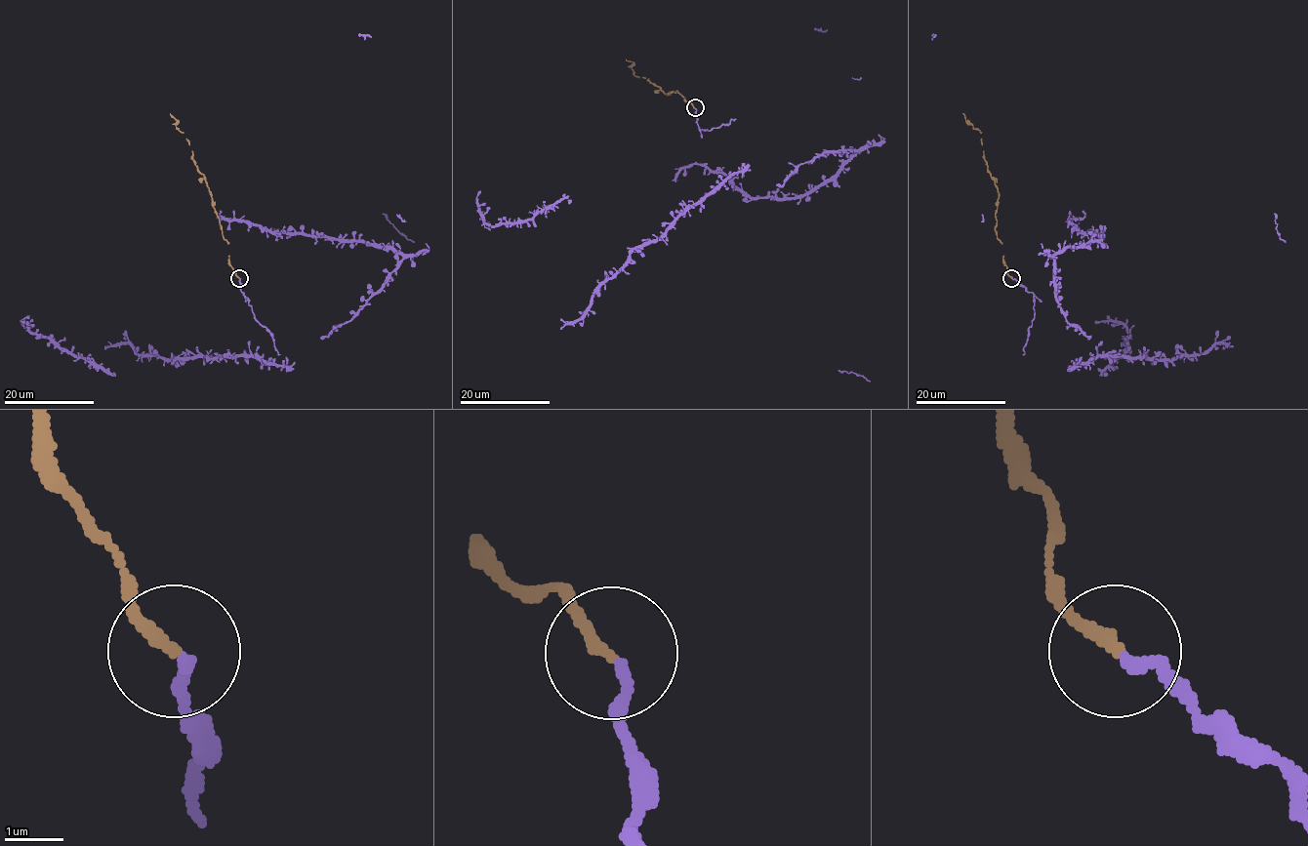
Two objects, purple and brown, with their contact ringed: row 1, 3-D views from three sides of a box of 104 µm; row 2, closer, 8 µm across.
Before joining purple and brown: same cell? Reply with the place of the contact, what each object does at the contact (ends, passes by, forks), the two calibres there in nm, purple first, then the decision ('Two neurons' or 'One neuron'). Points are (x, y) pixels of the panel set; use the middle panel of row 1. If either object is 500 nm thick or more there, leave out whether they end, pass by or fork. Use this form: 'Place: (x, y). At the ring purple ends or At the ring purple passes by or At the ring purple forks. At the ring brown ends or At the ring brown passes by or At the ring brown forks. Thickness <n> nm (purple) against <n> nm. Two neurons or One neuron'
Place: (695, 107). At the ring purple ends. At the ring brown ends. Thickness 200 nm (purple) against 240 nm. One neuron

